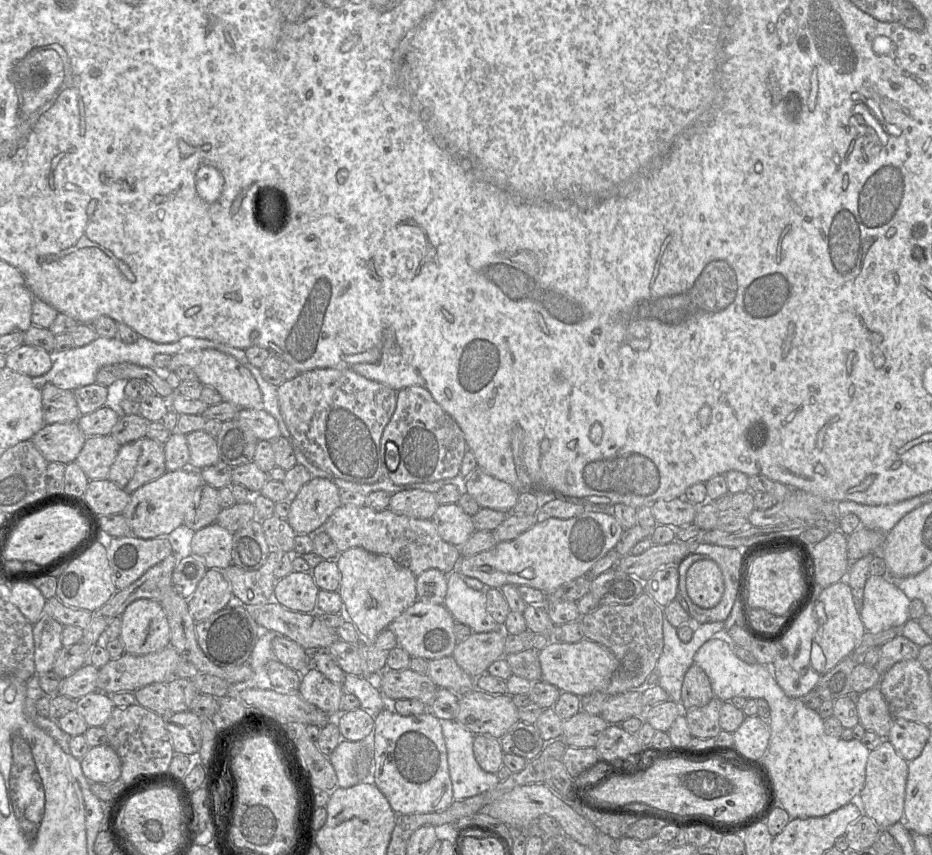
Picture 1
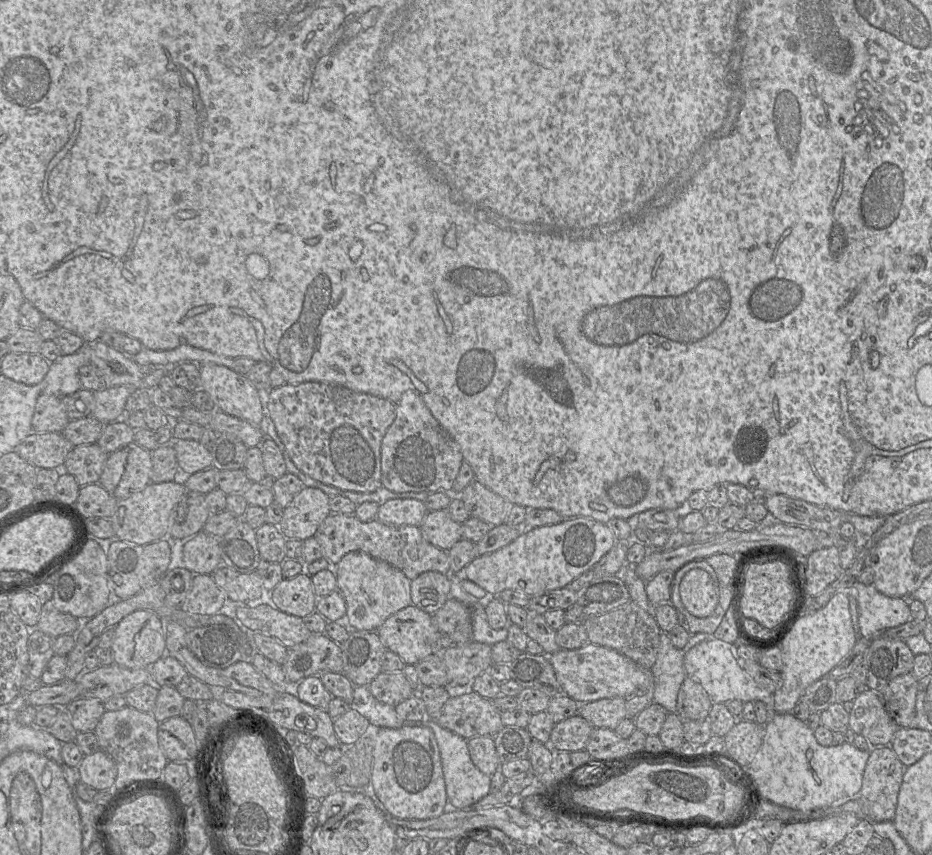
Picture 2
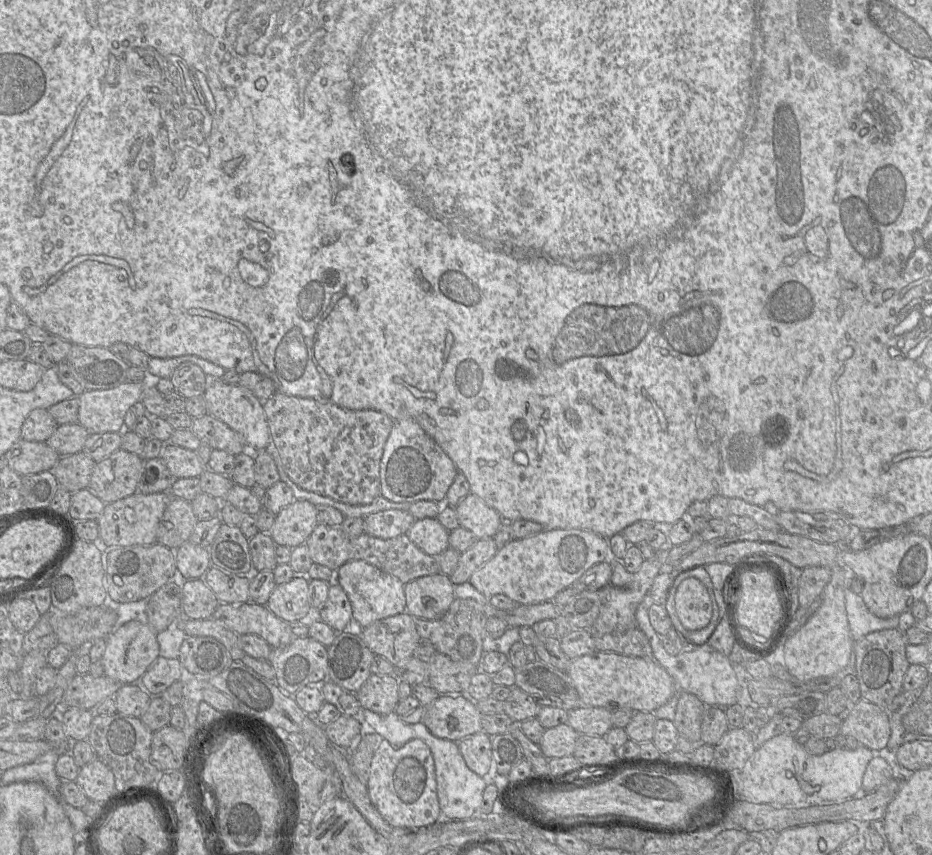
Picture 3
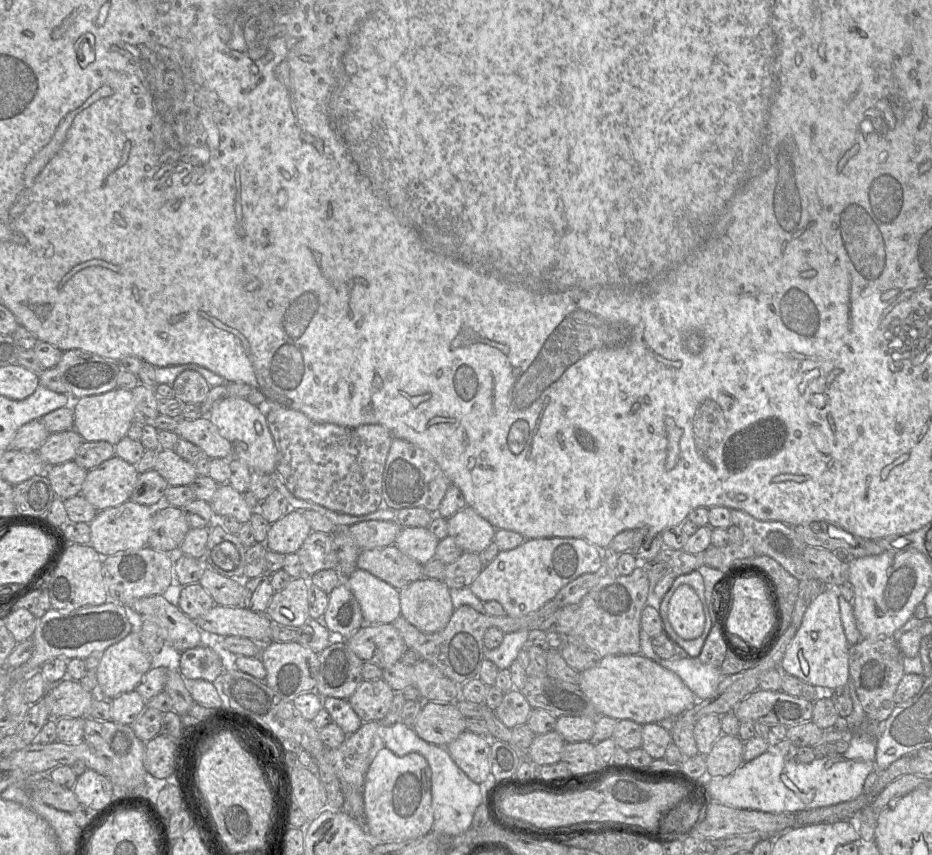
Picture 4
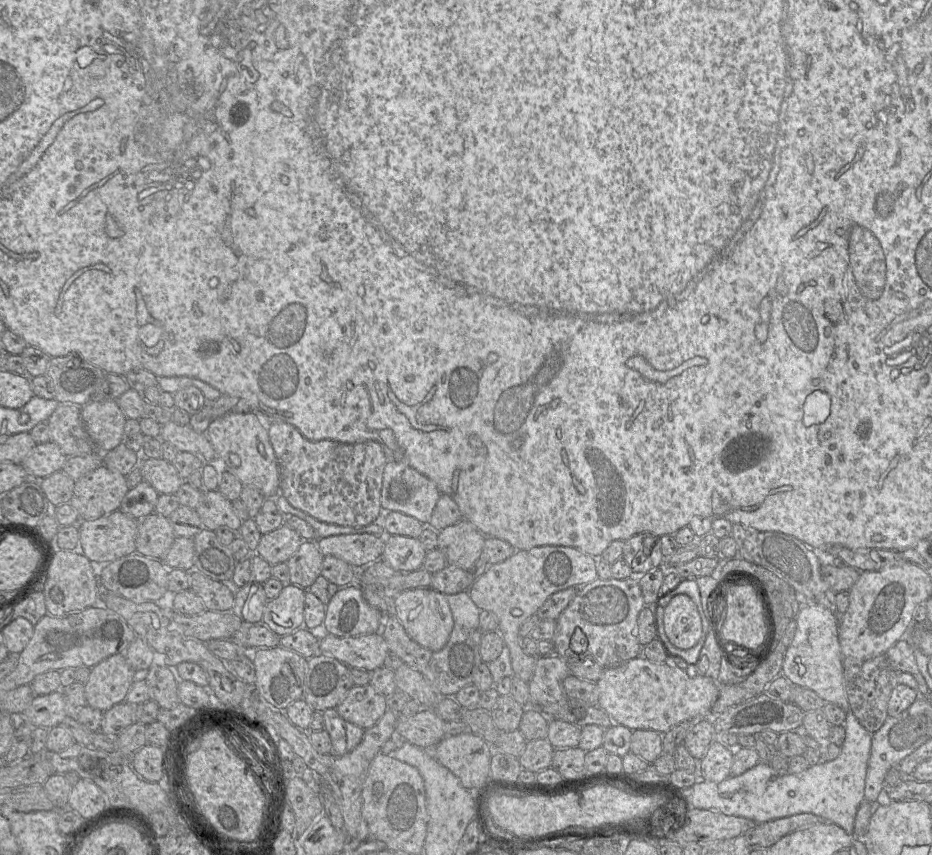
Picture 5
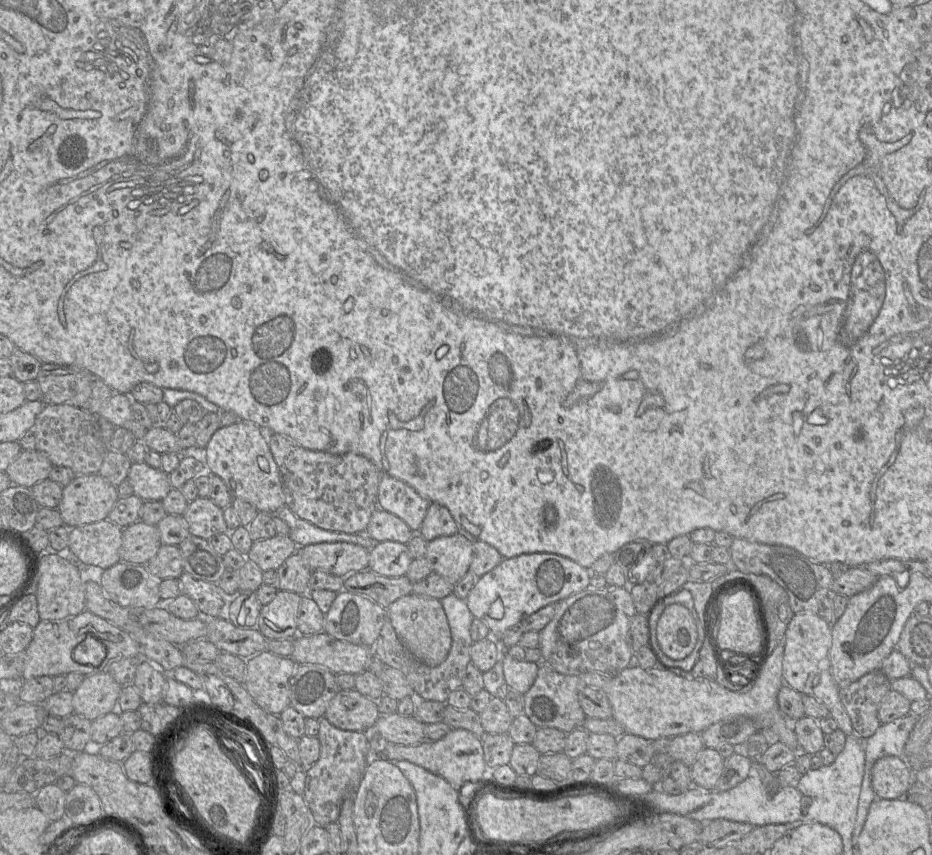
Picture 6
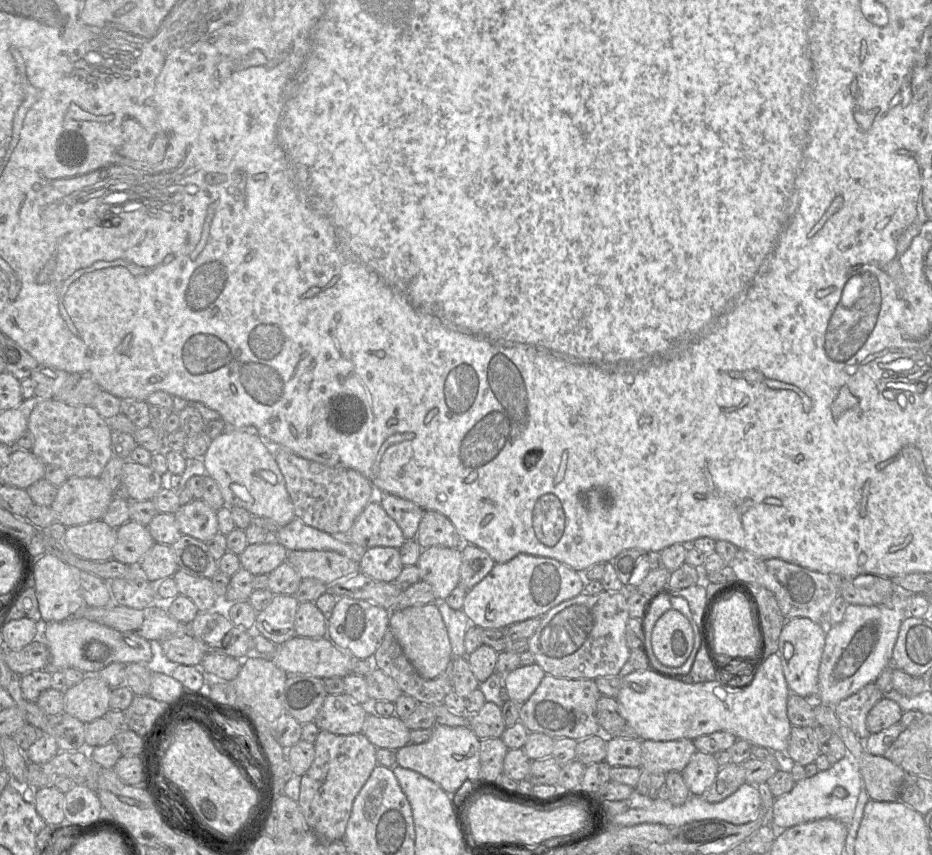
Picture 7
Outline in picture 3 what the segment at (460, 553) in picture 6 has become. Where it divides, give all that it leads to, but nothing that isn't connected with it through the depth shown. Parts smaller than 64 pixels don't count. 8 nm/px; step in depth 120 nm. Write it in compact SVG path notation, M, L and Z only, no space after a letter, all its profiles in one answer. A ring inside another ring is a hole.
M469 493L455 507L461 527L471 531L478 539L494 537L503 523L501 515L479 496Z

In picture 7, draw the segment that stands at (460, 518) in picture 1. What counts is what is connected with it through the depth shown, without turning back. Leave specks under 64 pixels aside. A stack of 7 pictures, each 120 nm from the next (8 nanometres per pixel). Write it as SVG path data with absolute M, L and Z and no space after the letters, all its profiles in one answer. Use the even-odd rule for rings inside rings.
M394 547L368 548L361 561L359 572L381 582L394 582L400 575L403 564L400 551Z

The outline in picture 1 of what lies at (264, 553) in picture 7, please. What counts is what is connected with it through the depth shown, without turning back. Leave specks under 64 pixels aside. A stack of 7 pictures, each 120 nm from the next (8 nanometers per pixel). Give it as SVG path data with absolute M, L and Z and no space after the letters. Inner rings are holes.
M313 477L304 484L299 492L291 498L287 522L297 535L312 535L320 530L329 516L340 507L340 489L330 479Z

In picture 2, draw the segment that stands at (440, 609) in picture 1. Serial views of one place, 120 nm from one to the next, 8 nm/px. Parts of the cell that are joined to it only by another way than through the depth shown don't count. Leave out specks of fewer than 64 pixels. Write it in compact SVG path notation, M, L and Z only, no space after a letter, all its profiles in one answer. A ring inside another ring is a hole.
M409 605L390 615L376 632L387 650L396 653L406 665L417 664L426 657L436 653L436 642L440 632L432 623L432 615Z

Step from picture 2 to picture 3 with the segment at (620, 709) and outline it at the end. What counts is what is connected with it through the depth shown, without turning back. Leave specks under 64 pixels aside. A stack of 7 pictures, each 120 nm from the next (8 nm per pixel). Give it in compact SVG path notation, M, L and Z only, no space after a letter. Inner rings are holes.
M581 706L568 712L567 724L580 735L604 737L612 728L611 717L607 708Z

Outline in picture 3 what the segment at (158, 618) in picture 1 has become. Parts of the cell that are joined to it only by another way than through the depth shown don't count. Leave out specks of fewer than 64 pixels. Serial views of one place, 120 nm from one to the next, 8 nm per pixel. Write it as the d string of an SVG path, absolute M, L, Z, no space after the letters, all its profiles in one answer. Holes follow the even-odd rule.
M137 620L121 625L106 637L107 646L102 656L104 675L121 683L138 683L149 667L159 657L157 634L148 624Z

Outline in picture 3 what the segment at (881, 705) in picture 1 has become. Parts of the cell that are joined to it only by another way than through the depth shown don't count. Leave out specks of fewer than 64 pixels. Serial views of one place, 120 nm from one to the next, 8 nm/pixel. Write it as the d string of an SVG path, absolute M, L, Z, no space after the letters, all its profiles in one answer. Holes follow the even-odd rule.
M860 699L850 711L848 718L842 721L840 734L854 737L872 751L889 750L890 713Z

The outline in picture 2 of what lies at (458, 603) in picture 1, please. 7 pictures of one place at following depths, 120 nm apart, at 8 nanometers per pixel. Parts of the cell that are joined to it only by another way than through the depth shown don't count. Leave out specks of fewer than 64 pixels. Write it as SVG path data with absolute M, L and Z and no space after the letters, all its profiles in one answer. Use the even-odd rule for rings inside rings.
M450 574L450 597L466 604L472 612L473 640L490 646L507 640L508 629L493 629L487 619L485 601L466 592L461 586L462 574Z

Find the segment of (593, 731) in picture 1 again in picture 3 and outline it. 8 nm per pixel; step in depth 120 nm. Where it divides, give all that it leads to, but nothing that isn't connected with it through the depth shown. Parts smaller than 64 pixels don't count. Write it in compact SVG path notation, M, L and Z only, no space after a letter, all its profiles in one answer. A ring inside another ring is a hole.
M569 724L545 729L539 747L546 758L562 758L574 753L575 744L580 736Z

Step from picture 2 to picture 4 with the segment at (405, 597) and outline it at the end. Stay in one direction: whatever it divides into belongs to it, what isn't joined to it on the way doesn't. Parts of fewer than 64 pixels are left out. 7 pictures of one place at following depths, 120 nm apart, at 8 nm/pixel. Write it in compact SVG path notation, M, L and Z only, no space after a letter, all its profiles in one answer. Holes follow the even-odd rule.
M359 568L343 581L360 605L364 624L389 624L401 615L399 590L390 584Z

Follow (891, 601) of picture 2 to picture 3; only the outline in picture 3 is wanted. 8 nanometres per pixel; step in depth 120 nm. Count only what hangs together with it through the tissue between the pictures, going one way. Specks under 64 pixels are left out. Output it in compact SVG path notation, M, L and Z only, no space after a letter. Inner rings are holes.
M845 589L845 604L852 639L857 642L871 632L896 629L899 616L880 618L869 611L860 594Z

